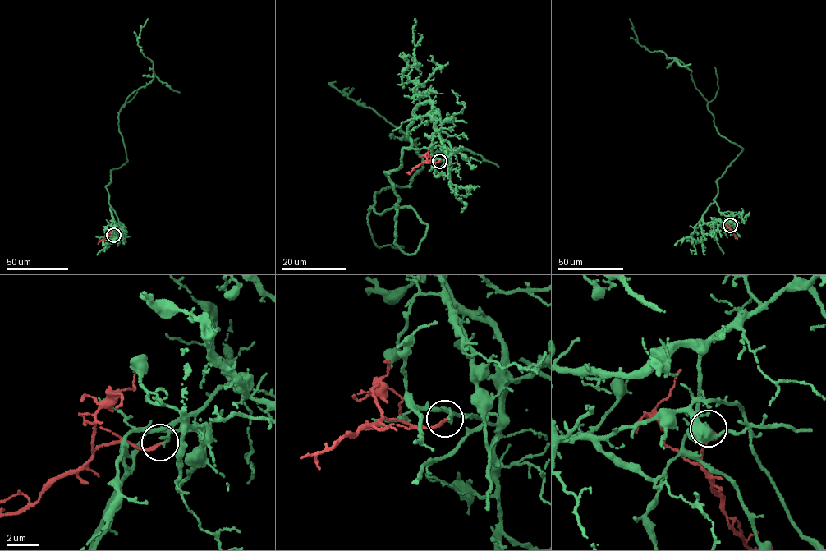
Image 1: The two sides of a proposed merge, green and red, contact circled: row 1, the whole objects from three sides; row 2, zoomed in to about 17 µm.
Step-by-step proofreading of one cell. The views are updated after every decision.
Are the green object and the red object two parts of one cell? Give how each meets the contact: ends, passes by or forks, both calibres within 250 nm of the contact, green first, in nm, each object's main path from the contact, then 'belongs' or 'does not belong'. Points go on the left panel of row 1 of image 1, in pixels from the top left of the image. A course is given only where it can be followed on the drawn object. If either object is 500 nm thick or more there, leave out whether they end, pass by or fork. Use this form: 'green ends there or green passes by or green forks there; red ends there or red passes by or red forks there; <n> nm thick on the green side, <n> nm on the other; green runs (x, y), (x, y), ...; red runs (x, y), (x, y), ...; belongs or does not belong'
green ends there; red ends there; 200 nm thick on the green side, 200 nm on the other; green runs (113, 235), (120, 231), (106, 186), (111, 171), (127, 160), (118, 113), (154, 75), (137, 39), (148, 19); red runs (113, 235), (98, 244); does not belong

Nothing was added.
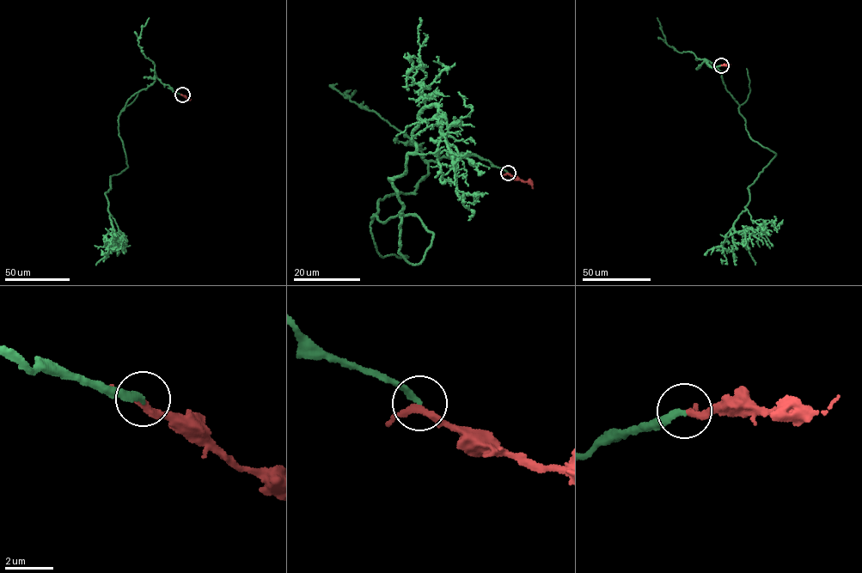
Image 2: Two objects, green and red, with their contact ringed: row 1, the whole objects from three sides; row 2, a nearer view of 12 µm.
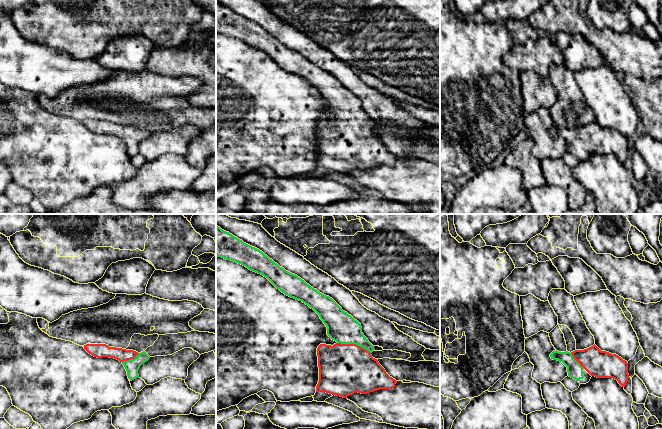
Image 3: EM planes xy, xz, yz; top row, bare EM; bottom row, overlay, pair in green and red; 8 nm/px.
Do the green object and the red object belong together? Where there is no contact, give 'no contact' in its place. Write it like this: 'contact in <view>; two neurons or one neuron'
contact in xz; one neuron

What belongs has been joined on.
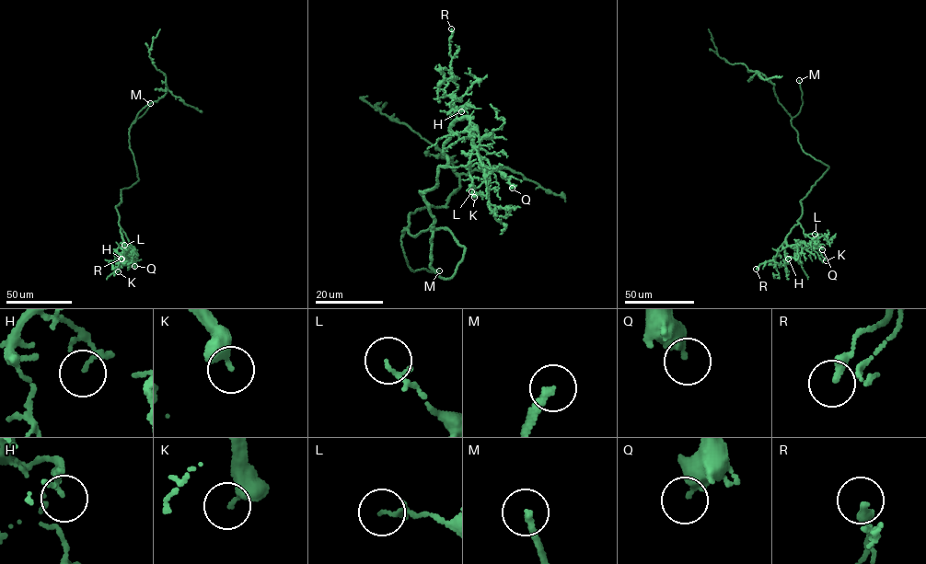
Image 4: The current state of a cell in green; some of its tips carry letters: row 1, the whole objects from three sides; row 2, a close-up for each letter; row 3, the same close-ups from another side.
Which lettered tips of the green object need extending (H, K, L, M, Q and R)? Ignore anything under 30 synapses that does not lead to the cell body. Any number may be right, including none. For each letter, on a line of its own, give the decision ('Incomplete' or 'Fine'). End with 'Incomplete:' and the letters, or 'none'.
H: Fine
K: Fine
L: Fine
M: Incomplete
Q: Fine
R: Fine
Incomplete: M

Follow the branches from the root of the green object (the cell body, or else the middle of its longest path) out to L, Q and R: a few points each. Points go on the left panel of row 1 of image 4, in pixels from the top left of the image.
L: (137, 170), (138, 180), (121, 189), (121, 201), (116, 206), (121, 233), (130, 255), (124, 245)
Q: (137, 170), (138, 180), (121, 189), (121, 201), (116, 206), (119, 225), (135, 252), (134, 266)
R: (137, 170), (138, 180), (121, 189), (121, 201), (116, 206), (123, 244), (114, 250), (121, 254), (121, 258)

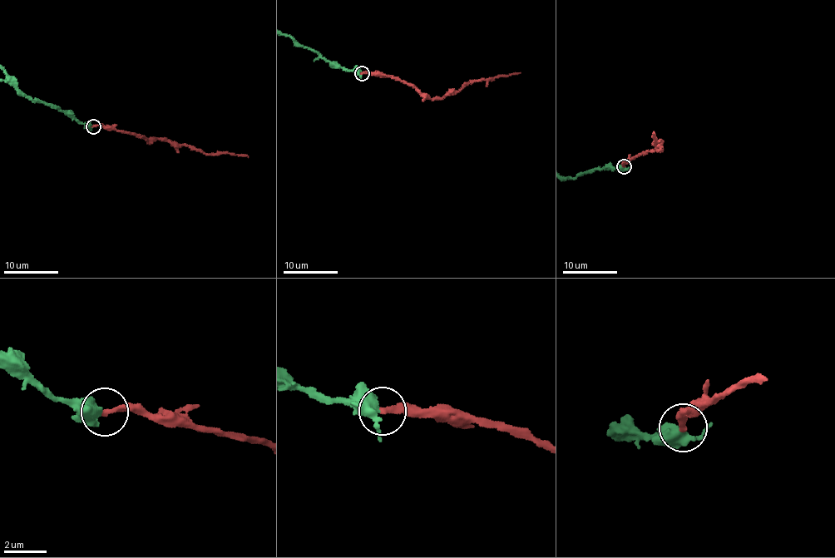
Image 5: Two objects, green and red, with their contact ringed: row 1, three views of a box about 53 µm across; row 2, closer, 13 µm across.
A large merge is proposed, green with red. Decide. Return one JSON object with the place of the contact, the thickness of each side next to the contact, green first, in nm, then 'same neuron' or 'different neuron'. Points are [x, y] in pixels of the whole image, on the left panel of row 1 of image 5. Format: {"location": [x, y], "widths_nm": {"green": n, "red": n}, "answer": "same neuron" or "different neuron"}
{"location": [93, 126], "widths_nm": {"green": 460, "red": 260}, "answer": "same neuron"}

